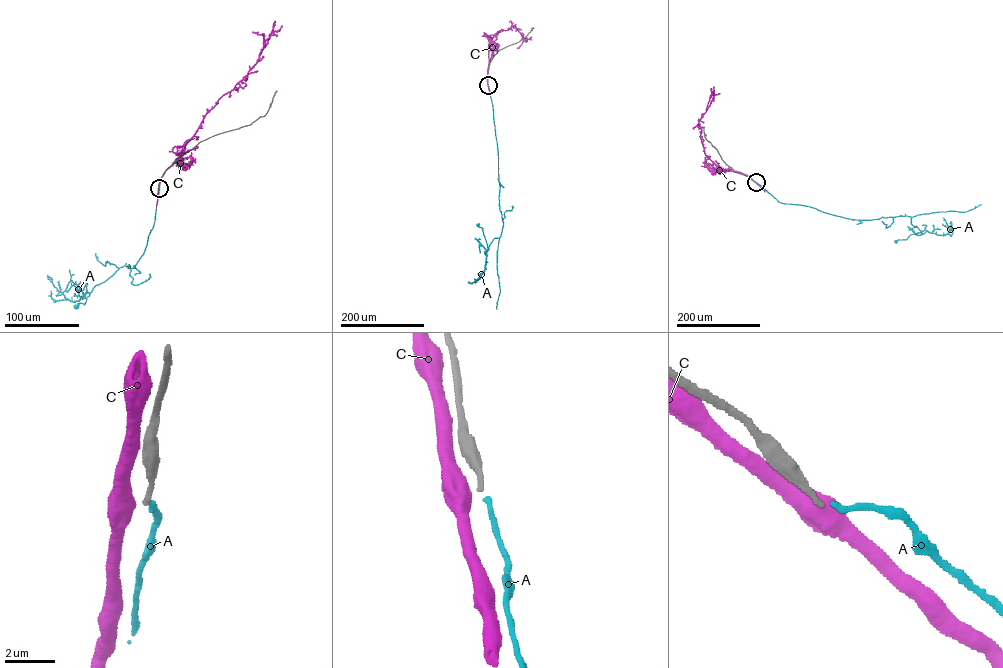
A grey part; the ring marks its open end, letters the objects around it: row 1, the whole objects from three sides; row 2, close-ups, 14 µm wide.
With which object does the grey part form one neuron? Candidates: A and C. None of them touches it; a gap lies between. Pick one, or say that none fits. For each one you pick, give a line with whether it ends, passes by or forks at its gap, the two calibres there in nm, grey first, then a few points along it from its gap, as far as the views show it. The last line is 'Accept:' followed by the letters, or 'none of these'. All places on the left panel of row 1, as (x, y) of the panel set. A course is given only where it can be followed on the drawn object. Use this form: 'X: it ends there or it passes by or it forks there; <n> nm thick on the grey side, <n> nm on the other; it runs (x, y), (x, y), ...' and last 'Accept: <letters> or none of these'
Accept: none of these

